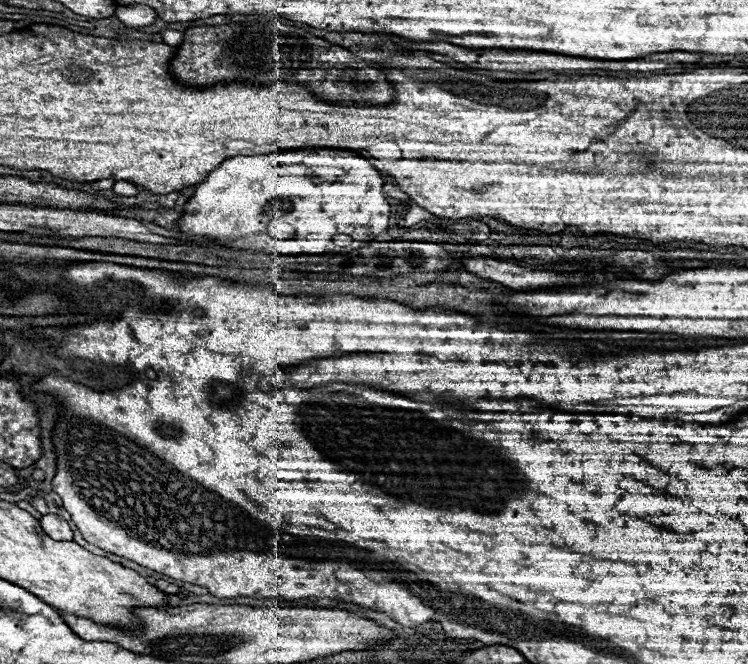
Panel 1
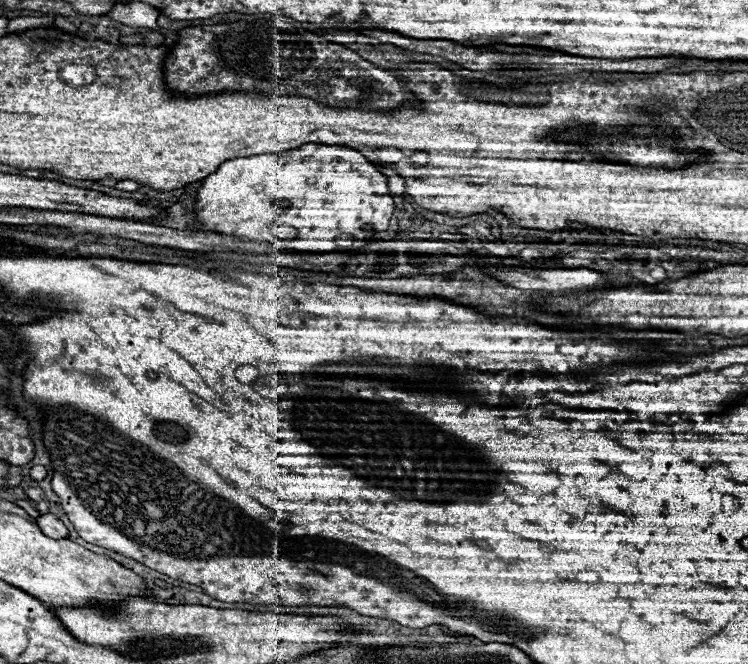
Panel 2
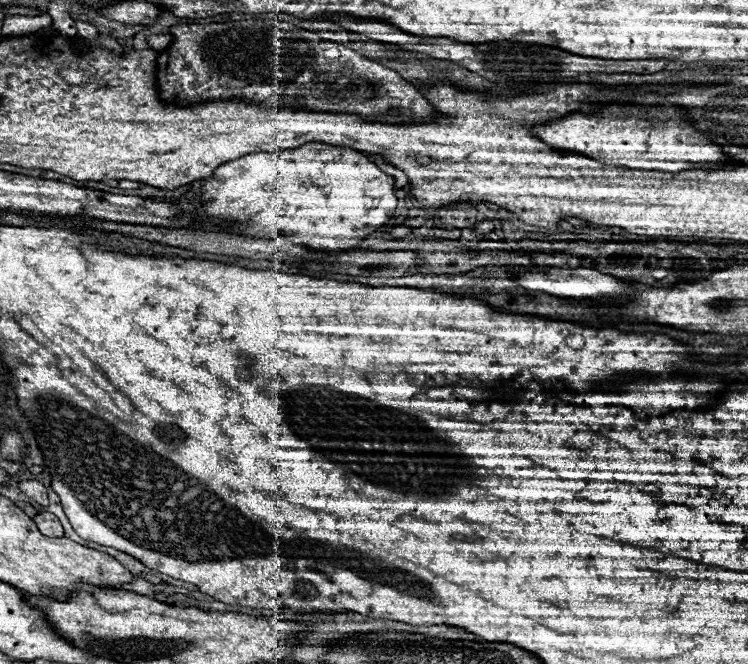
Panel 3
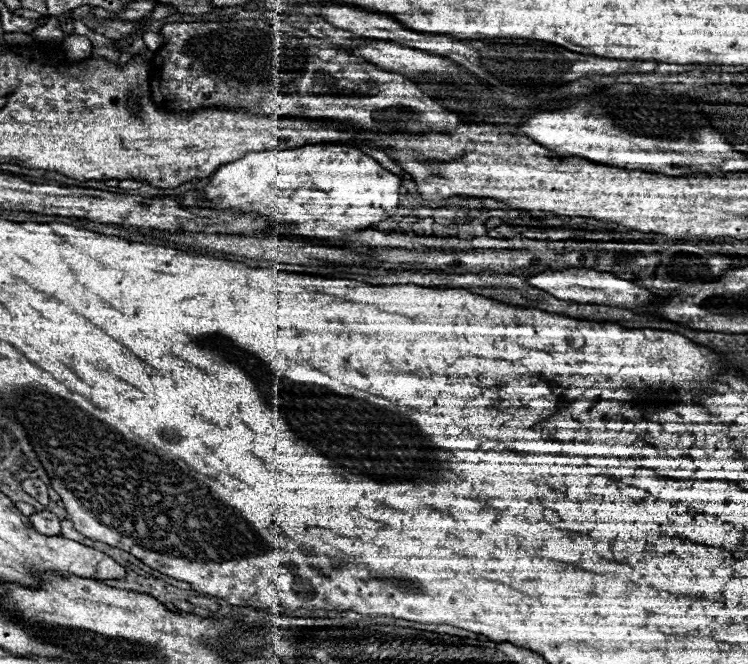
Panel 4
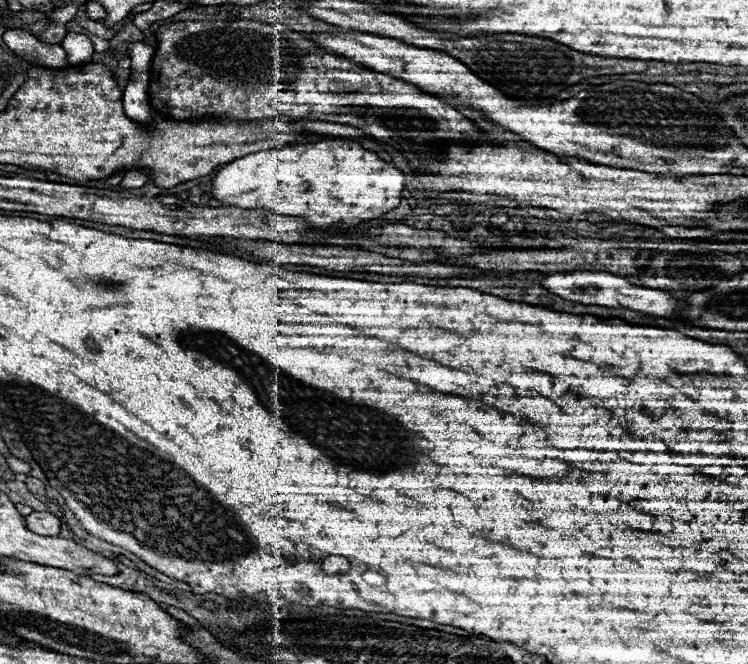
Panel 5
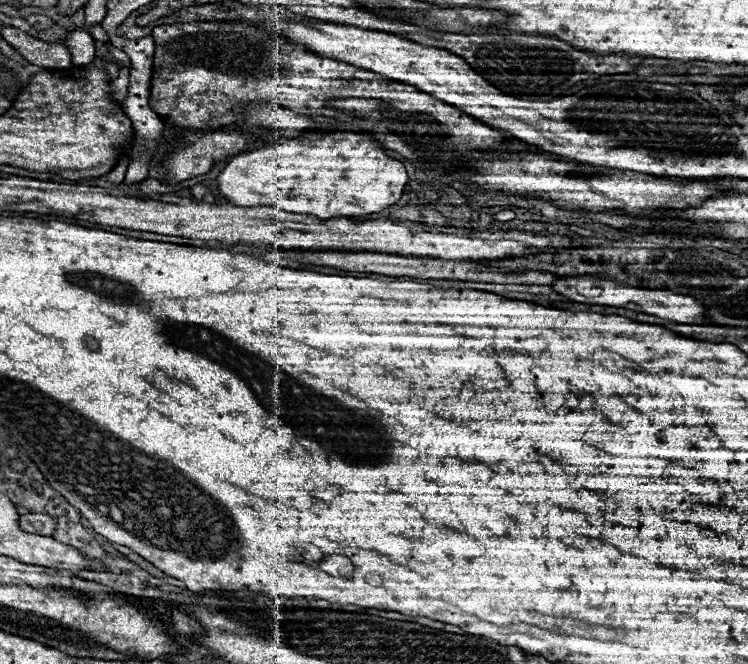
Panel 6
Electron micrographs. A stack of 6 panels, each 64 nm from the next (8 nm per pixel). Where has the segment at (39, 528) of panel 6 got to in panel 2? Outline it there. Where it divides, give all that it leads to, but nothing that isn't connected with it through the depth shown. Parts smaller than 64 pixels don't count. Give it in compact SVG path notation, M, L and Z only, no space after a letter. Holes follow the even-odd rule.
M42 514L36 518L40 530L44 534L48 534L50 538L68 538L68 530L62 524L62 520L58 520L54 514Z

